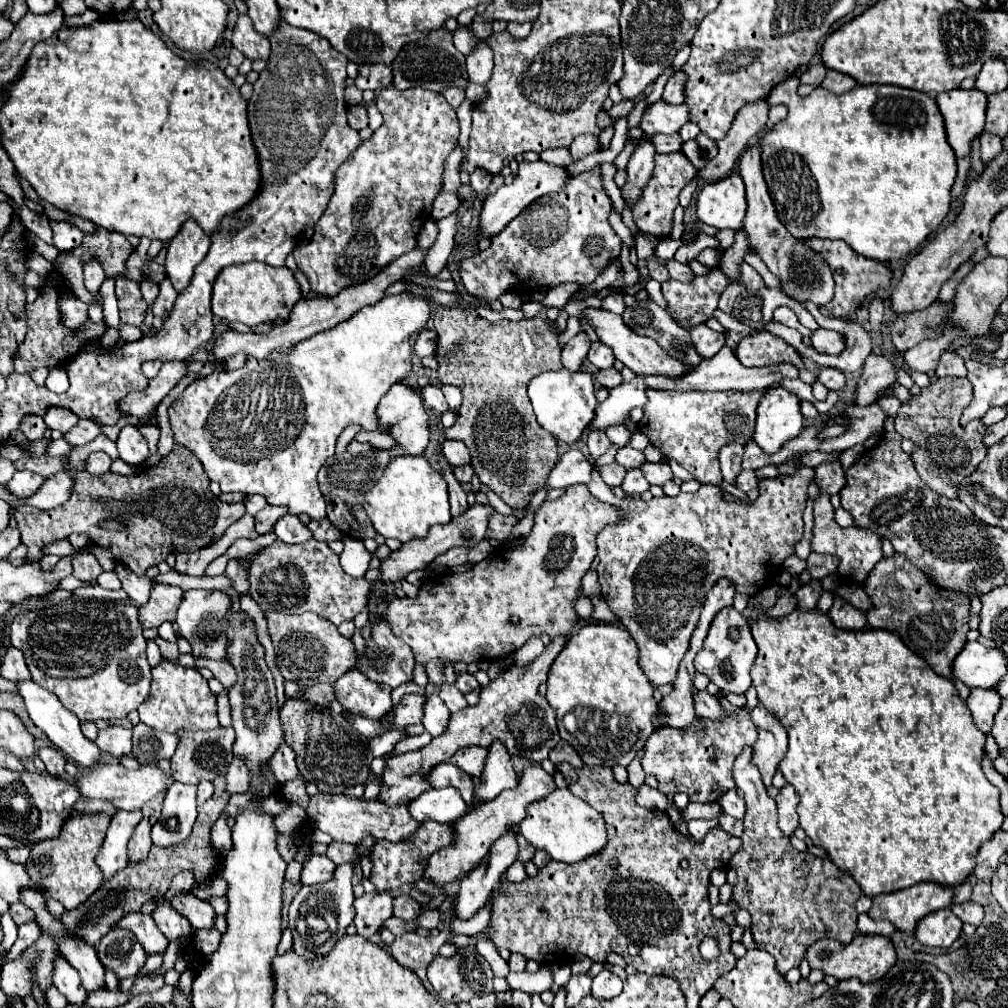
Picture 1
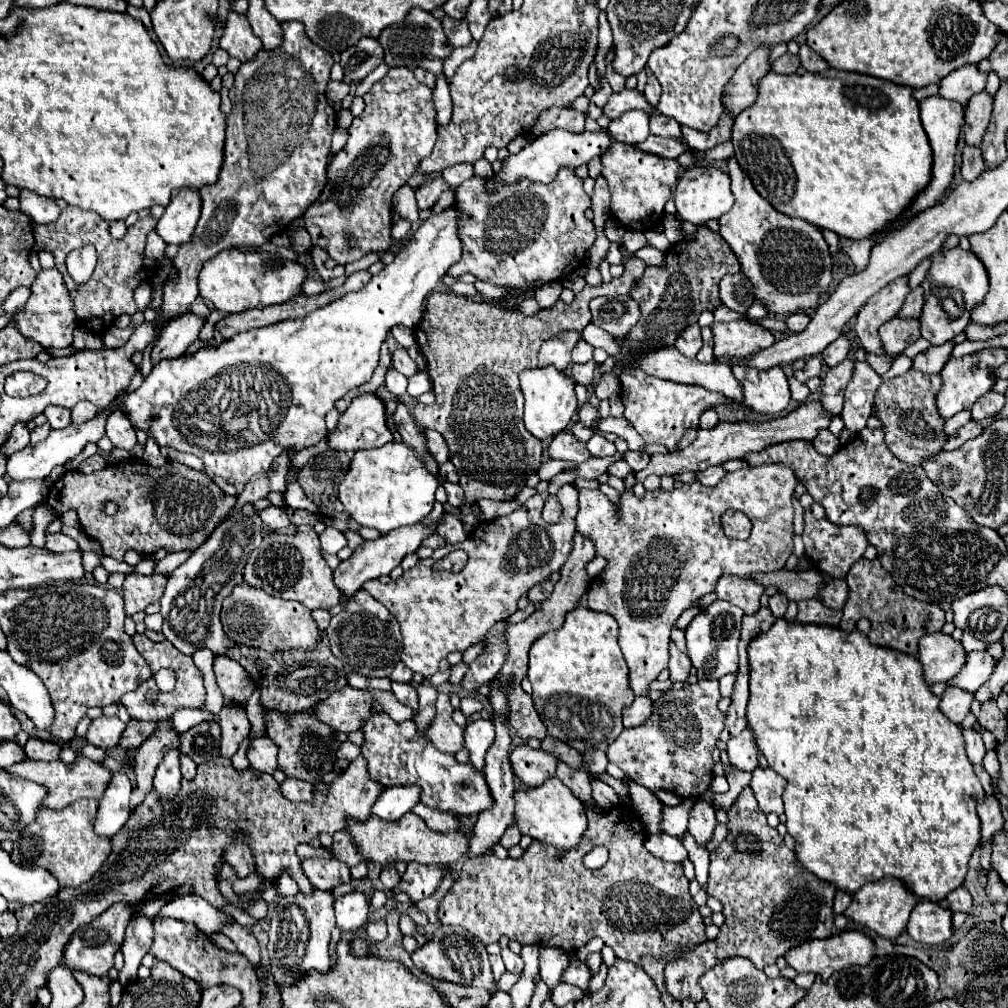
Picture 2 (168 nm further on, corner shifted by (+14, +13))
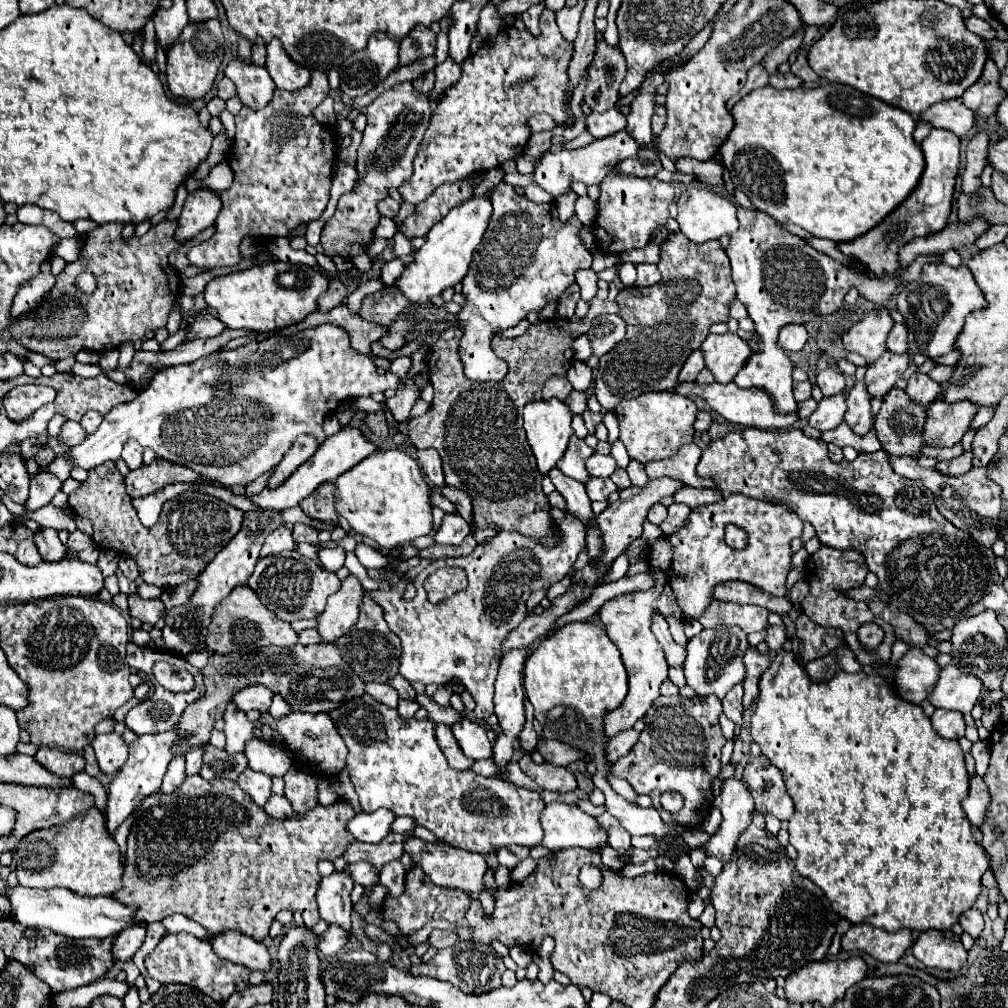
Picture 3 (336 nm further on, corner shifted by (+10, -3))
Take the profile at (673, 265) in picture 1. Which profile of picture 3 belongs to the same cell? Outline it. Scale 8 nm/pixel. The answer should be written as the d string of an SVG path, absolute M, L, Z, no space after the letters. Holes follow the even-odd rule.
M638 264L636 266L638 270L638 278L636 278L636 284L634 286L652 286L660 280L660 272L658 272L658 266L656 264Z

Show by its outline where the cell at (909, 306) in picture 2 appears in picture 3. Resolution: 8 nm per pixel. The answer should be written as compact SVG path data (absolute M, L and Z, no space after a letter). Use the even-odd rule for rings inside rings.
M894 324L894 328L890 330L890 336L886 340L888 350L892 352L906 352L908 350L908 328L906 324Z

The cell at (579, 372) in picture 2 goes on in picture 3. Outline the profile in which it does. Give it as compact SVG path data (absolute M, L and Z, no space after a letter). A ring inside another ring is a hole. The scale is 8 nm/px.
M574 390L574 392L570 392L570 396L568 396L564 402L570 406L572 414L582 414L582 412L586 410L588 392L578 392L578 390Z

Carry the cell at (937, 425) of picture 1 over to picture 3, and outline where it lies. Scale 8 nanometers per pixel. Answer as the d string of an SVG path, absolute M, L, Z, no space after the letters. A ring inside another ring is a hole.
M892 388L884 402L882 402L882 408L880 412L876 414L876 424L874 424L874 430L876 430L876 436L882 444L882 450L886 450L888 454L892 456L912 456L912 458L918 458L922 448L926 448L928 444L924 442L924 422L926 422L926 406L912 400L906 390L900 390L900 388Z

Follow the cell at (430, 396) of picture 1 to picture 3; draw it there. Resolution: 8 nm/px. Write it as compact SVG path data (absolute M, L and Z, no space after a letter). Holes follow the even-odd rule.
M402 356L402 358L396 358L392 364L390 364L390 372L396 374L398 378L404 378L412 368L412 360L410 356Z

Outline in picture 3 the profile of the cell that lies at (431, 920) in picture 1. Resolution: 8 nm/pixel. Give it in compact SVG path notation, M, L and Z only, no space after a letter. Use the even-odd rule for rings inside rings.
M432 930L432 934L428 936L428 942L432 948L448 948L450 944L454 944L458 938L454 932L450 930Z

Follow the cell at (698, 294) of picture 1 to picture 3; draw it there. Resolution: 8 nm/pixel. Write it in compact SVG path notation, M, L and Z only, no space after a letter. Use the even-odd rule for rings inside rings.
M670 234L662 242L662 258L658 262L662 280L648 288L624 288L618 294L620 316L626 320L626 344L618 344L618 348L610 350L600 358L598 378L594 380L594 396L606 412L614 412L616 404L624 398L638 398L644 392L652 390L674 390L678 384L678 372L684 360L700 348L704 338L708 336L708 328L714 322L728 322L728 304L736 296L736 288L732 282L732 270L728 256L718 240L694 244L686 240L682 234Z

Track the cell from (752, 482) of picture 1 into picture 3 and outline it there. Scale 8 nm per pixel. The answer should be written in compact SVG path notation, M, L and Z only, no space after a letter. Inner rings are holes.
M682 486L676 494L674 494L674 502L682 502L690 508L698 506L698 504L712 504L712 502L720 502L724 496L718 490L710 490L710 488L692 488L692 486Z

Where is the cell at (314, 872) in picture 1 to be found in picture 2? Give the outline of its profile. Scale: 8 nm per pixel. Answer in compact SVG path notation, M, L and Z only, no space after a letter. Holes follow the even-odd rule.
M308 858L308 860L302 860L302 868L316 890L336 888L352 880L350 867L340 860Z

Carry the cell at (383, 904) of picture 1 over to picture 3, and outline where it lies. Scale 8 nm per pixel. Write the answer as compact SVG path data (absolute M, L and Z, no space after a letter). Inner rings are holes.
M330 926L322 936L318 936L318 950L322 956L334 956L350 942L350 934L340 926Z

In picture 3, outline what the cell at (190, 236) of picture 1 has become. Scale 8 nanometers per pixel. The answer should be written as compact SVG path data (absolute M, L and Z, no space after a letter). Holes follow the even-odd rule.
M212 190L190 192L184 202L182 214L178 218L178 228L174 232L174 240L178 240L180 244L194 240L200 232L214 226L214 220L218 216L220 208L222 208L222 202L218 200L218 196Z

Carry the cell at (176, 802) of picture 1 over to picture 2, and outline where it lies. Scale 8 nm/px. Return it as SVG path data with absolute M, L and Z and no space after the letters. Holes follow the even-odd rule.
M178 748L166 752L166 756L162 758L162 762L156 768L156 776L154 776L154 790L160 794L160 798L164 800L174 800L174 796L180 790L180 762L178 762Z

